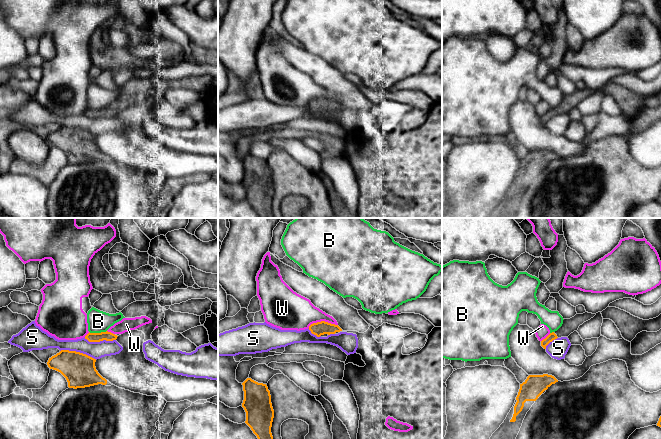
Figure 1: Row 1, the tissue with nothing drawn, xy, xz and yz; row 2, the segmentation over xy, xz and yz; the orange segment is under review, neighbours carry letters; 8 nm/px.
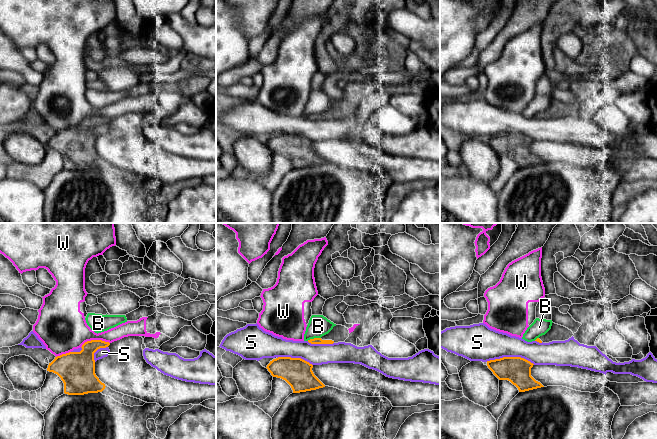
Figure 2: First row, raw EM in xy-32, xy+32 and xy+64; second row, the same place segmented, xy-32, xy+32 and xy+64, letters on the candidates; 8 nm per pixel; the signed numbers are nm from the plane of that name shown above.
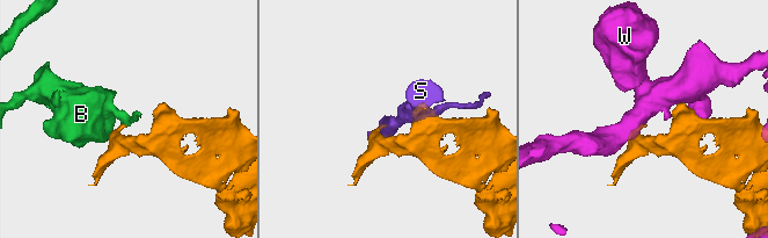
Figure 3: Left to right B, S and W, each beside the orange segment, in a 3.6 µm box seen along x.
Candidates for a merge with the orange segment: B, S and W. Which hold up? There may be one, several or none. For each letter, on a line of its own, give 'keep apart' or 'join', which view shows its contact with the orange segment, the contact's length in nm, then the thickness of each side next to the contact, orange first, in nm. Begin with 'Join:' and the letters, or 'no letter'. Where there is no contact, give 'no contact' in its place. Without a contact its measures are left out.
Join: no letter
B: keep apart | xy | 140 nm | 80/180 nm
S: keep apart | xy | 300 nm | 260/140 nm
W: keep apart | xz | 240 nm | 110/280 nm

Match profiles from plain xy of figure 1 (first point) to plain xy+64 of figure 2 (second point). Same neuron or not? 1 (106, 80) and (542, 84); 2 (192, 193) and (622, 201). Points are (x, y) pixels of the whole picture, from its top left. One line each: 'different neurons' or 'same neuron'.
1: different neurons
2: different neurons

